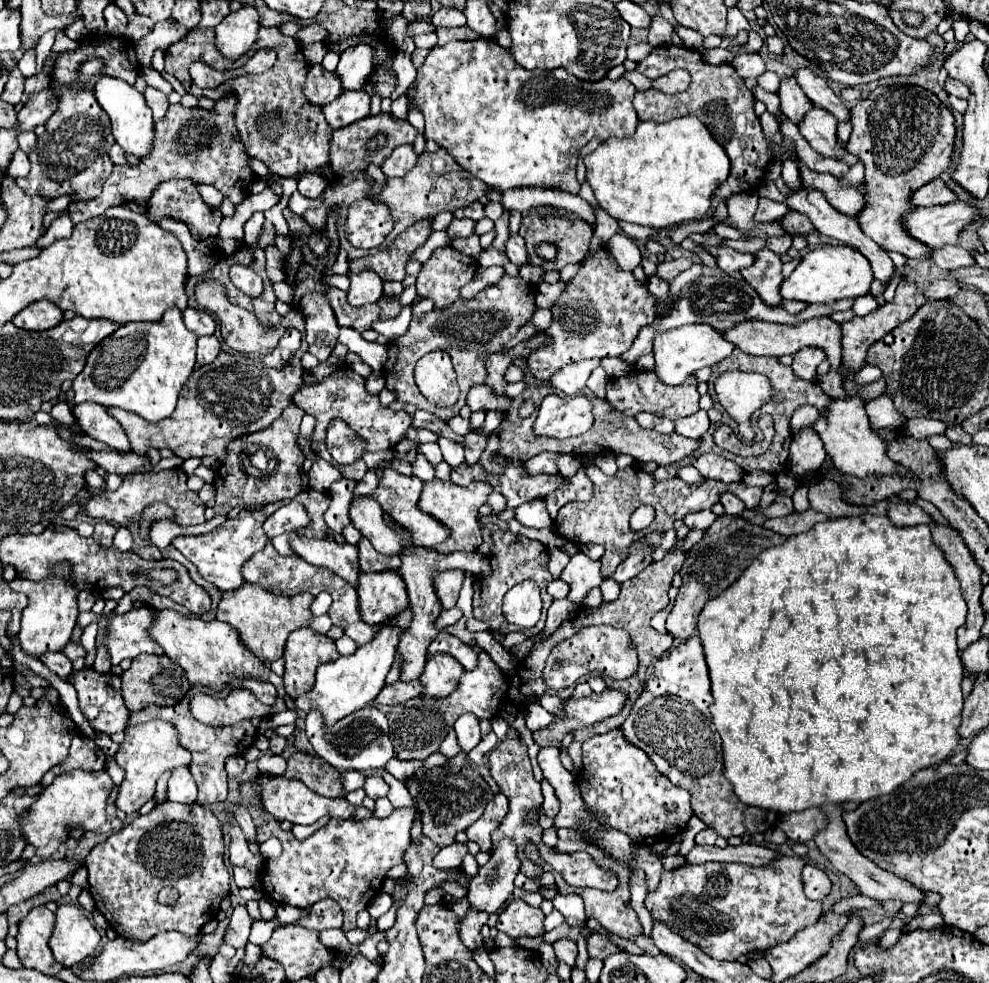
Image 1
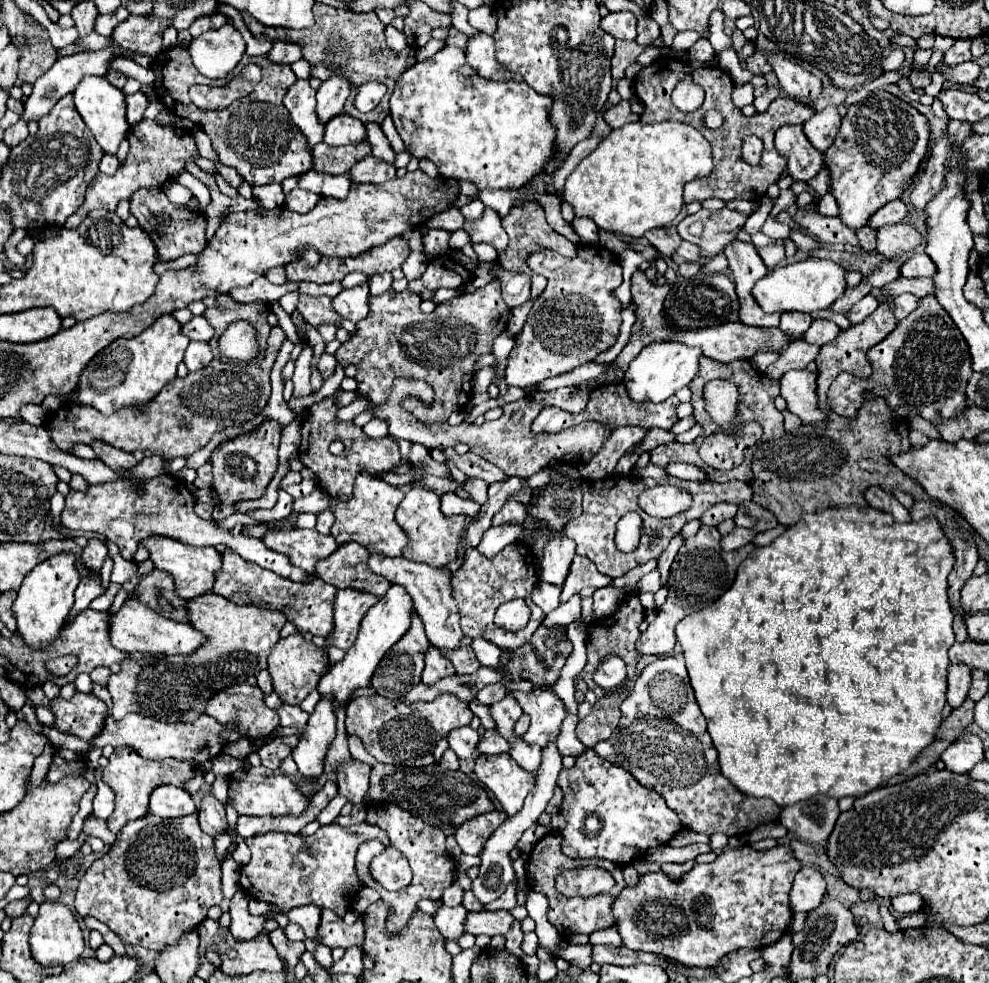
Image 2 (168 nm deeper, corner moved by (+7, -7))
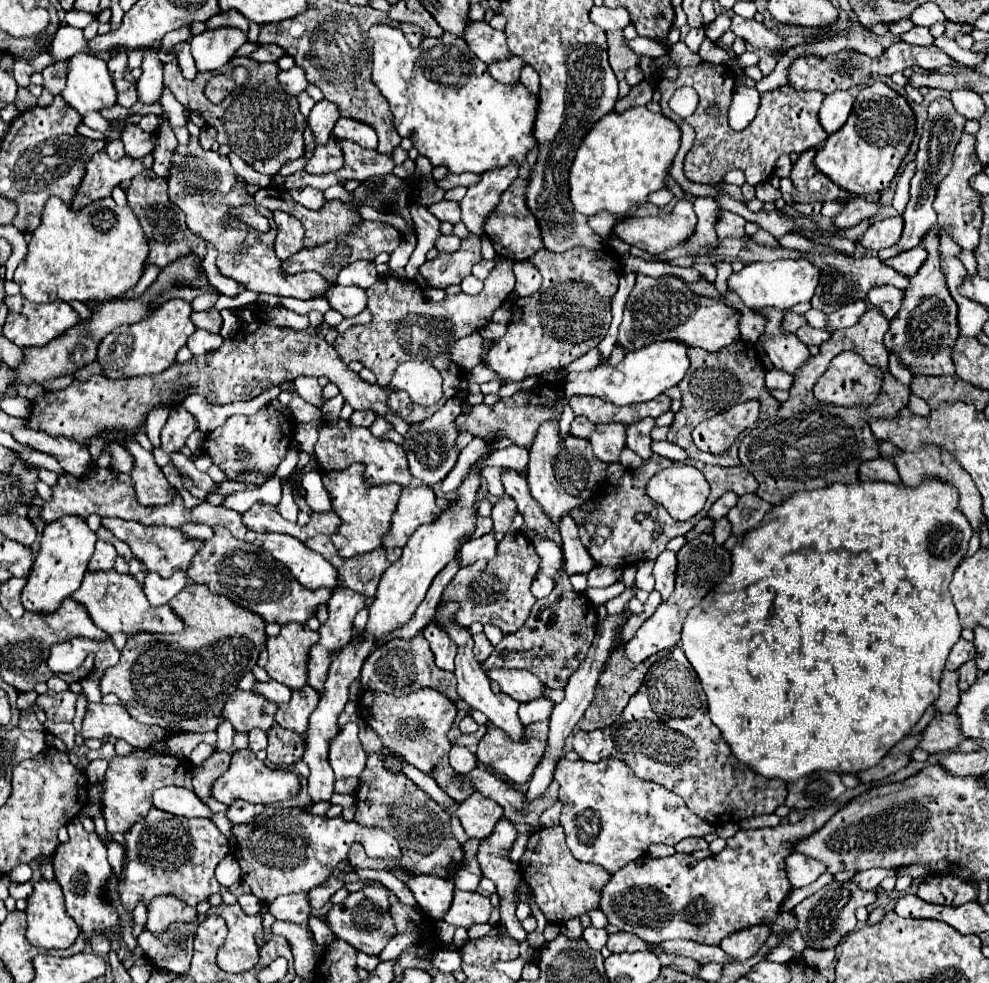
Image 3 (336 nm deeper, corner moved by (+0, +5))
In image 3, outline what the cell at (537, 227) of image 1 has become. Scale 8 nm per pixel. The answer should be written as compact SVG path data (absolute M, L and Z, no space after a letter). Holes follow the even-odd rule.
M517 178L503 194L501 200L497 204L497 208L493 210L493 214L485 220L483 232L487 234L487 238L493 242L493 248L499 256L509 258L509 260L527 260L531 258L537 250L543 248L541 244L541 236L539 236L539 226L537 220L533 218L533 214L529 212L527 204L525 204L525 190L527 190L527 180Z

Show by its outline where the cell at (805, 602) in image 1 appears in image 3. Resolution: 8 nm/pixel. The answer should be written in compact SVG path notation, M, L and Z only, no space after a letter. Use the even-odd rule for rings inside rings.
M925 478L925 482L917 488L889 482L855 482L833 484L821 490L799 490L779 506L773 506L773 510L763 518L761 526L749 530L739 542L739 548L731 550L729 576L725 576L703 598L703 602L687 614L681 650L701 680L701 686L707 694L711 720L721 730L721 736L731 746L737 760L747 762L765 778L781 778L785 782L797 780L815 770L857 774L881 762L881 758L903 736L907 736L907 732L939 696L939 680L945 660L961 636L957 610L947 588L953 570L967 552L973 530L965 514L961 514L957 502L957 490L939 478ZM863 554L873 554L873 562L865 564L869 558L863 558Z

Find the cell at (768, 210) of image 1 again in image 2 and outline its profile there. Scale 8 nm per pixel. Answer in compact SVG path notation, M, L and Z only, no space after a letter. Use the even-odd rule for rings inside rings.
M722 208L718 212L700 210L700 212L690 214L684 220L680 220L676 226L680 236L684 240L696 242L702 248L702 260L680 264L678 274L684 278L698 274L700 266L710 262L720 252L720 248L724 248L736 240L736 234L742 230L746 218L748 216L744 216L740 212Z

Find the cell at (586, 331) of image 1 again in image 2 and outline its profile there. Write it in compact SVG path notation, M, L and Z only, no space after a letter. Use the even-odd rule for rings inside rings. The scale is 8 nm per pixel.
M602 244L578 246L576 258L558 256L554 250L538 250L528 256L526 264L532 272L546 276L548 286L536 298L508 358L506 384L522 388L592 362L600 352L614 346L622 324L622 304L610 292L610 288L622 284L622 268L616 256Z

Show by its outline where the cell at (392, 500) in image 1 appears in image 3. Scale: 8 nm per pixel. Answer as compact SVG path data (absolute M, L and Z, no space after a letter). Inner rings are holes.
M353 464L345 470L329 470L321 472L321 480L325 490L331 496L331 506L341 518L339 530L331 536L331 542L339 550L341 558L353 558L359 554L367 554L381 546L383 534L389 530L391 516L397 508L397 500L401 494L401 486L387 484L387 486L369 486L363 480L363 466Z

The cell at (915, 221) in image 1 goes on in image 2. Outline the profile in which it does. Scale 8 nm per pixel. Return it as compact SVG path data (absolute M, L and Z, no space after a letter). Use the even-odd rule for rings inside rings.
M886 224L876 230L878 252L886 258L898 258L914 250L922 242L922 234L914 224Z

